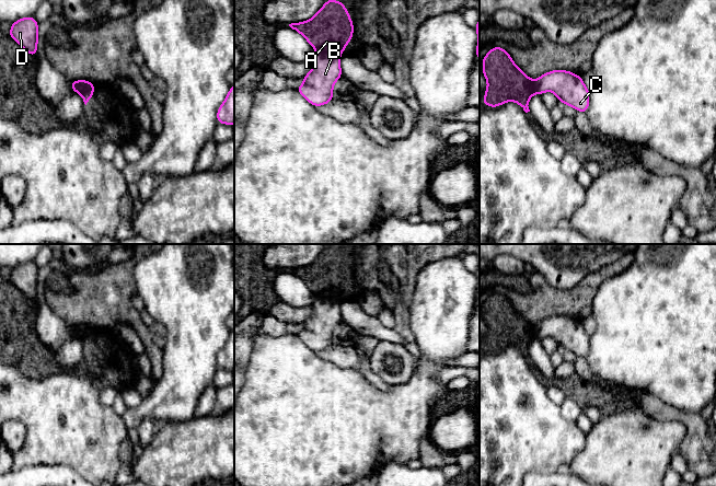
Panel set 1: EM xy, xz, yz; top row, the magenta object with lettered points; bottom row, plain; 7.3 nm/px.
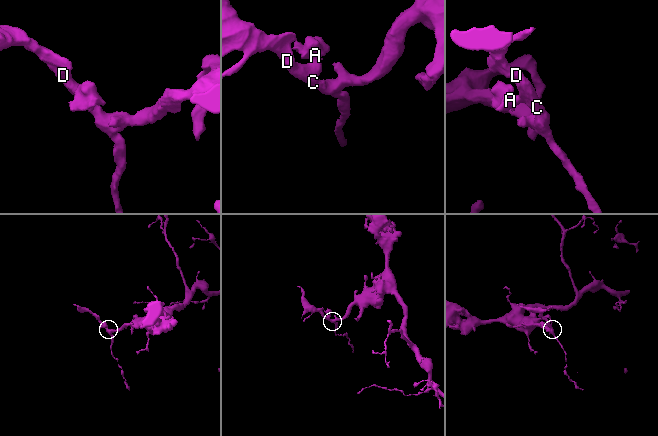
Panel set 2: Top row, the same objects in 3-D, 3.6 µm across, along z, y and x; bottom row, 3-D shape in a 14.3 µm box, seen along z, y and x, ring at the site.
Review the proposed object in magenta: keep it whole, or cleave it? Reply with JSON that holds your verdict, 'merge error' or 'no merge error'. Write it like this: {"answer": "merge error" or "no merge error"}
{"answer": "merge error"}

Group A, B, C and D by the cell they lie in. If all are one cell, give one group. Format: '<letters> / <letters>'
A / B C D

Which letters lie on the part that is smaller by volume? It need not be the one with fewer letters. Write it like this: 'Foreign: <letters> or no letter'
Foreign: A

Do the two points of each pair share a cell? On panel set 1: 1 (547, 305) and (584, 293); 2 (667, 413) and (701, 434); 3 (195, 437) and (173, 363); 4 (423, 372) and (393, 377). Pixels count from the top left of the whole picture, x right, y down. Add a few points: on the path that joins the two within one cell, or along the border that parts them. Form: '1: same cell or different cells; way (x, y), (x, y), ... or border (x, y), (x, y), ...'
1: same cell; way (556, 302), (575, 302)
2: same cell; way (676, 414), (684, 417), (692, 425)
3: different cells; border (194, 416), (187, 420), (165, 421)
4: different cells; border (416, 358), (414, 373), (405, 382), (393, 385)

